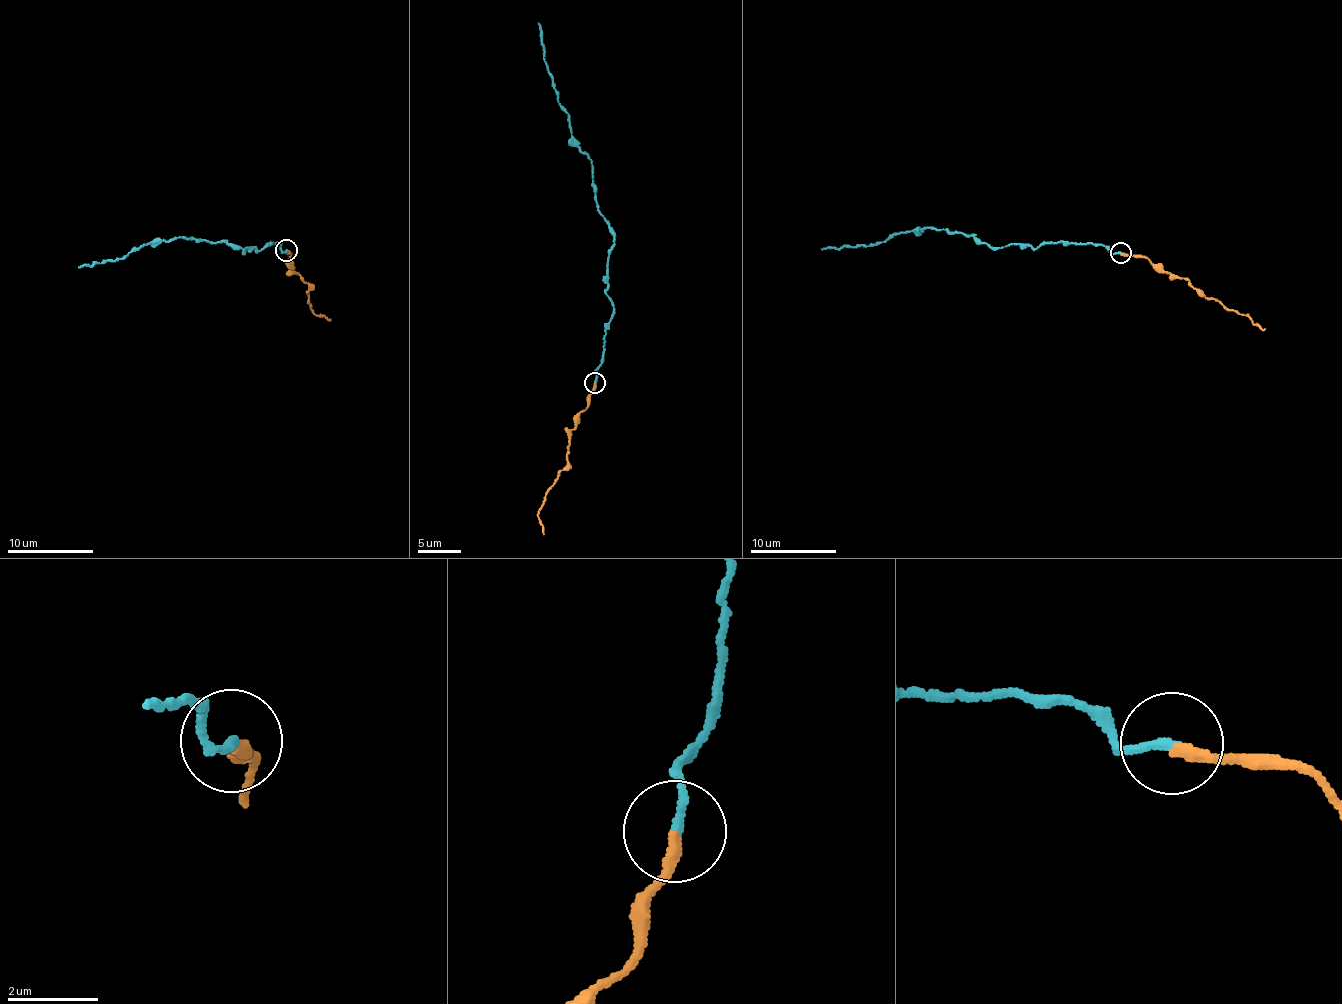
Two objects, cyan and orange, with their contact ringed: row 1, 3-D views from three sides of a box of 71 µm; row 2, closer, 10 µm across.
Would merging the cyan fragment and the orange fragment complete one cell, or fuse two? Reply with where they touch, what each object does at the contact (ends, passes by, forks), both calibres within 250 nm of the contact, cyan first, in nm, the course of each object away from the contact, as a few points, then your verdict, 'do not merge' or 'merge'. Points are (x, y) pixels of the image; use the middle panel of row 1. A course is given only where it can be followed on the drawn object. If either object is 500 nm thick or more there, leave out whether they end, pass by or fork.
place (595, 383); cyan ends; orange ends; calibres 190 and 240 nm; course cyan (595, 382), (613, 313), (606, 294), (614, 234), (598, 207), (592, 164), (544, 59), (538, 22); course orange (595, 382), (590, 404), (571, 432), (567, 465), (546, 491), (539, 511), (544, 535); merge

